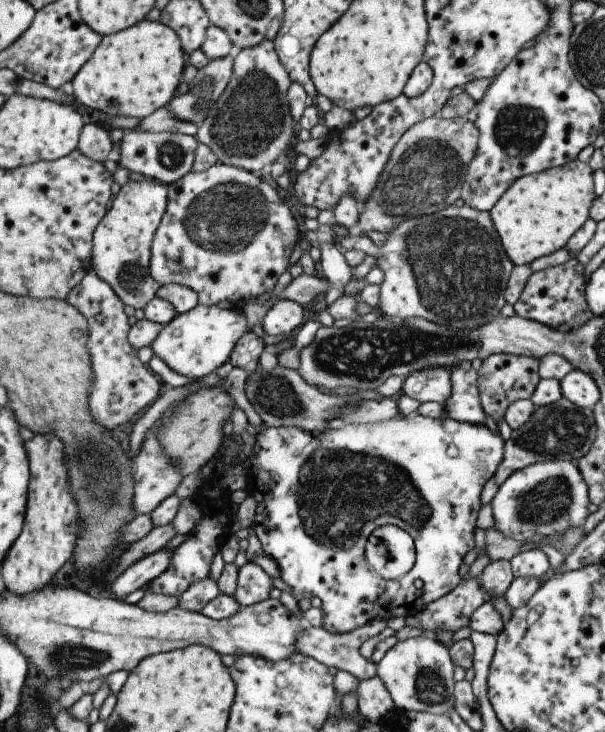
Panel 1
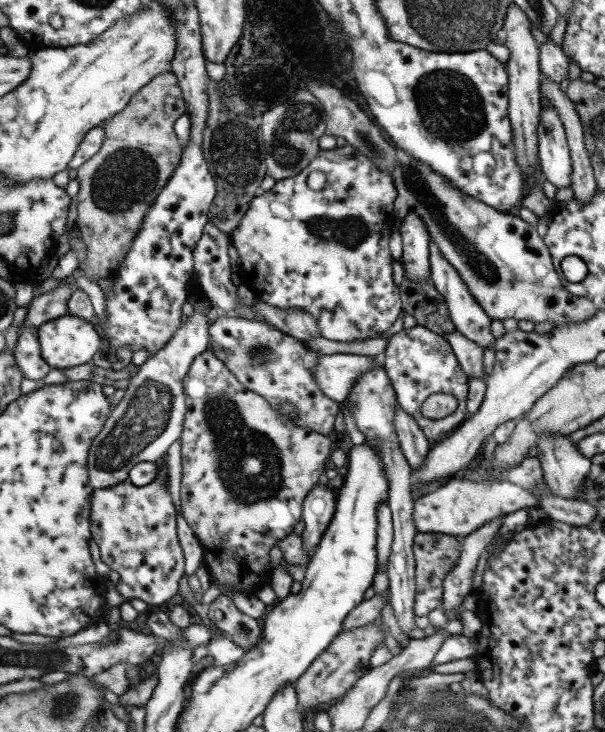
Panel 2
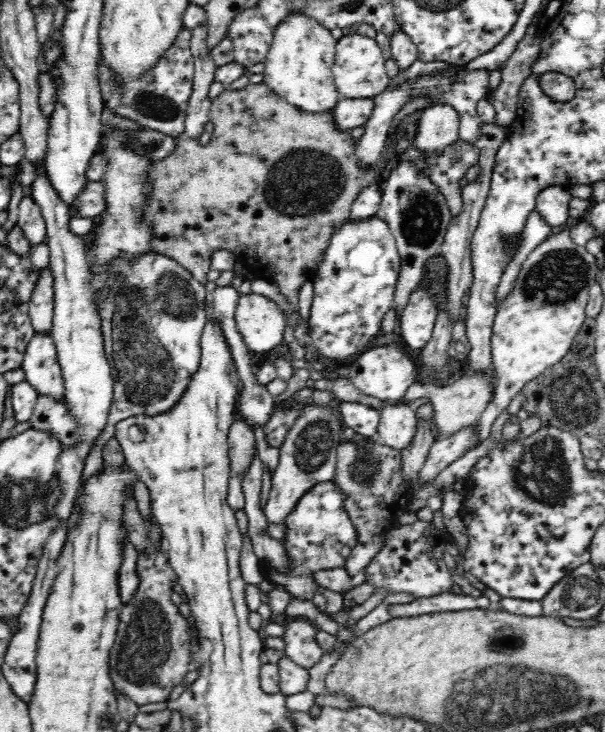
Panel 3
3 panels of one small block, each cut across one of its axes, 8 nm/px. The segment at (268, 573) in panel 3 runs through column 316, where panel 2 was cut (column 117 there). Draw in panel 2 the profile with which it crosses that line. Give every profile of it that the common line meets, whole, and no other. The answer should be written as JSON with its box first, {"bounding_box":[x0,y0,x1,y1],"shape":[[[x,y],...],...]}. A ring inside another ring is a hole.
{"bounding_box":[89,459,184,605],"shape":[[[164,459],[164,464],[157,468],[157,475],[155,479],[146,486],[134,486],[129,481],[121,482],[121,484],[117,484],[117,486],[111,486],[107,488],[103,488],[103,490],[95,490],[93,489],[93,494],[91,495],[91,502],[89,502],[89,506],[91,506],[91,514],[89,514],[89,519],[91,519],[91,524],[89,526],[90,531],[90,539],[95,542],[97,548],[99,549],[99,557],[101,557],[101,563],[106,564],[110,570],[115,570],[119,574],[119,581],[116,583],[117,592],[125,598],[125,601],[129,602],[129,599],[138,598],[143,600],[147,605],[160,605],[165,604],[168,605],[173,603],[177,596],[177,584],[179,584],[179,578],[184,576],[184,559],[182,556],[181,548],[178,544],[178,538],[176,535],[176,522],[175,515],[176,512],[174,510],[174,506],[171,502],[171,498],[169,492],[167,490],[167,474],[166,474],[166,464]]]}

